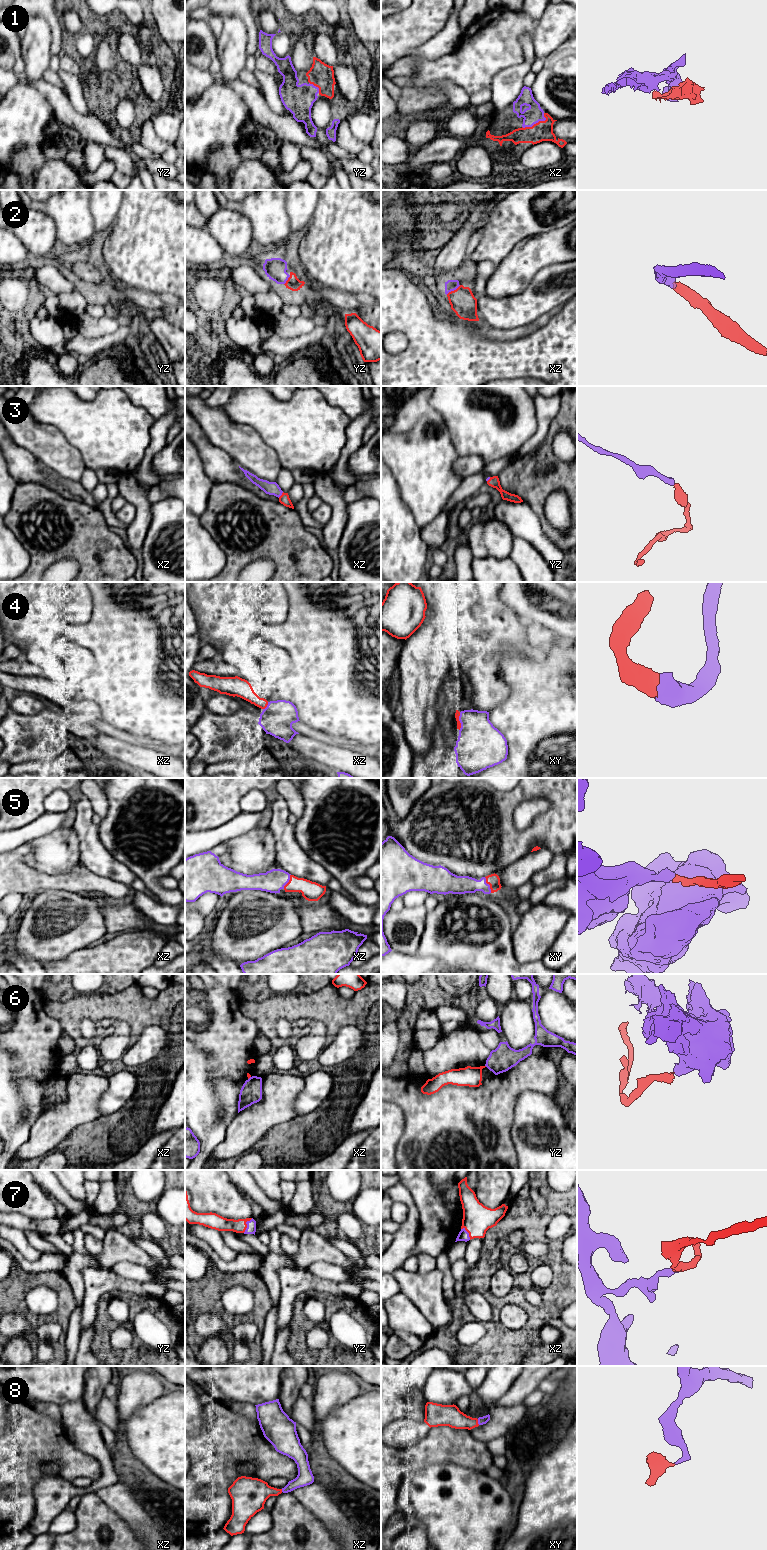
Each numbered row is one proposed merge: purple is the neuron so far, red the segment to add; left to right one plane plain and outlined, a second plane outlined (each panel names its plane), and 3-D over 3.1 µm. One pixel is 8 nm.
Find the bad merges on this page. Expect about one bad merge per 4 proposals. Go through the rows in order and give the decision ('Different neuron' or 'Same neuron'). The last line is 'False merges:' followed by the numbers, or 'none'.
1: Same neuron
2: Same neuron
3: Same neuron
4: Same neuron
5: Same neuron
6: Different neuron
7: Same neuron
8: Same neuron
False merges: 6

